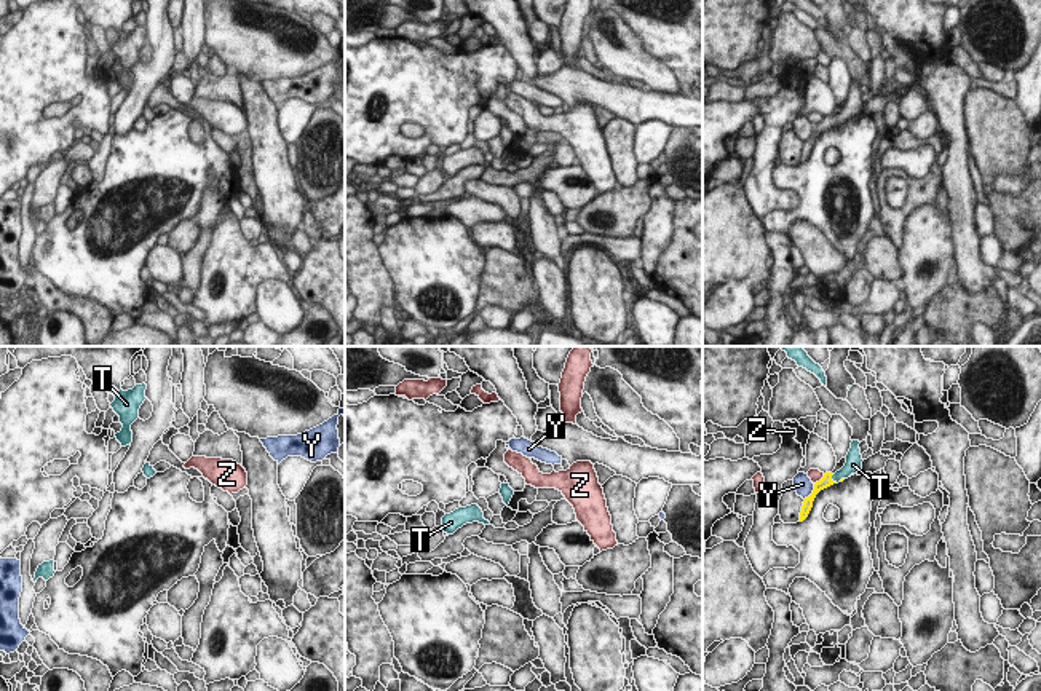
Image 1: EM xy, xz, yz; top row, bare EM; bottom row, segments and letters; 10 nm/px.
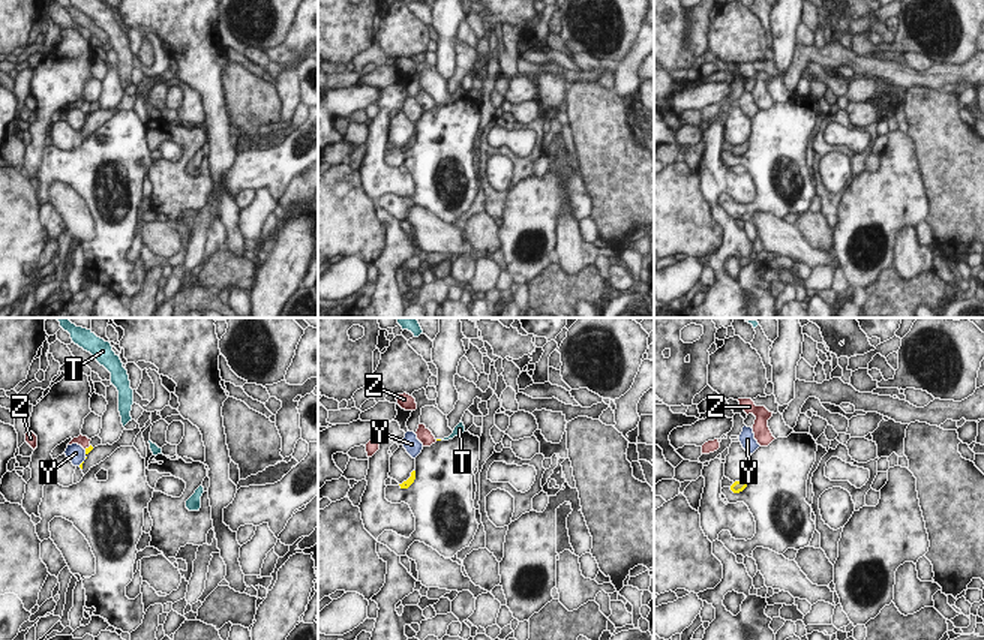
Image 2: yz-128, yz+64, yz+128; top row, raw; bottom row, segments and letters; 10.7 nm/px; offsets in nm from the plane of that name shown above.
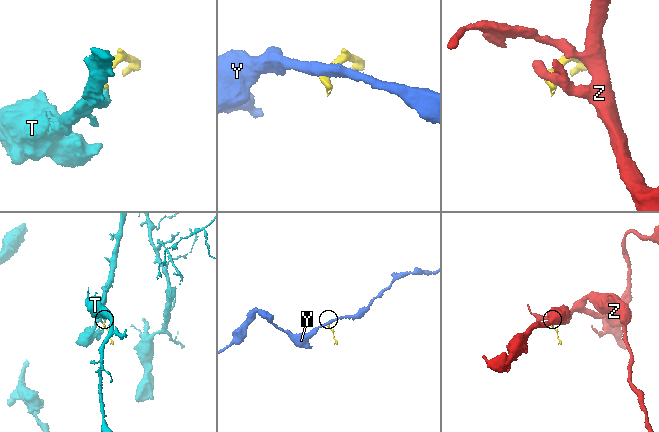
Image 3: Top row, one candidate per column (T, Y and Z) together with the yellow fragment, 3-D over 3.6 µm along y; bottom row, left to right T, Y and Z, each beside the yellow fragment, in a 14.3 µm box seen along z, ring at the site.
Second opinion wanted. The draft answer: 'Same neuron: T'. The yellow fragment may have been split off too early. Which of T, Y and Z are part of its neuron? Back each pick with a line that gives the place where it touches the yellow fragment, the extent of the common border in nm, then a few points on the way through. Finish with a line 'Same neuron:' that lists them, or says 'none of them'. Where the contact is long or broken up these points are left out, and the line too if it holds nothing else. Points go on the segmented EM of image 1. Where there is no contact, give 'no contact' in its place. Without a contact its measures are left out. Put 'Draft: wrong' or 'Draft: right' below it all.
T: yz (835, 482) | 150 nm | across yz (826, 481), (835, 482), (853, 465)
Same neuron: T
Draft: right

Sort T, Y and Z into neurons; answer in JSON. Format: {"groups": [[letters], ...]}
{"groups": [["T"], ["Y"], ["Z"]]}

